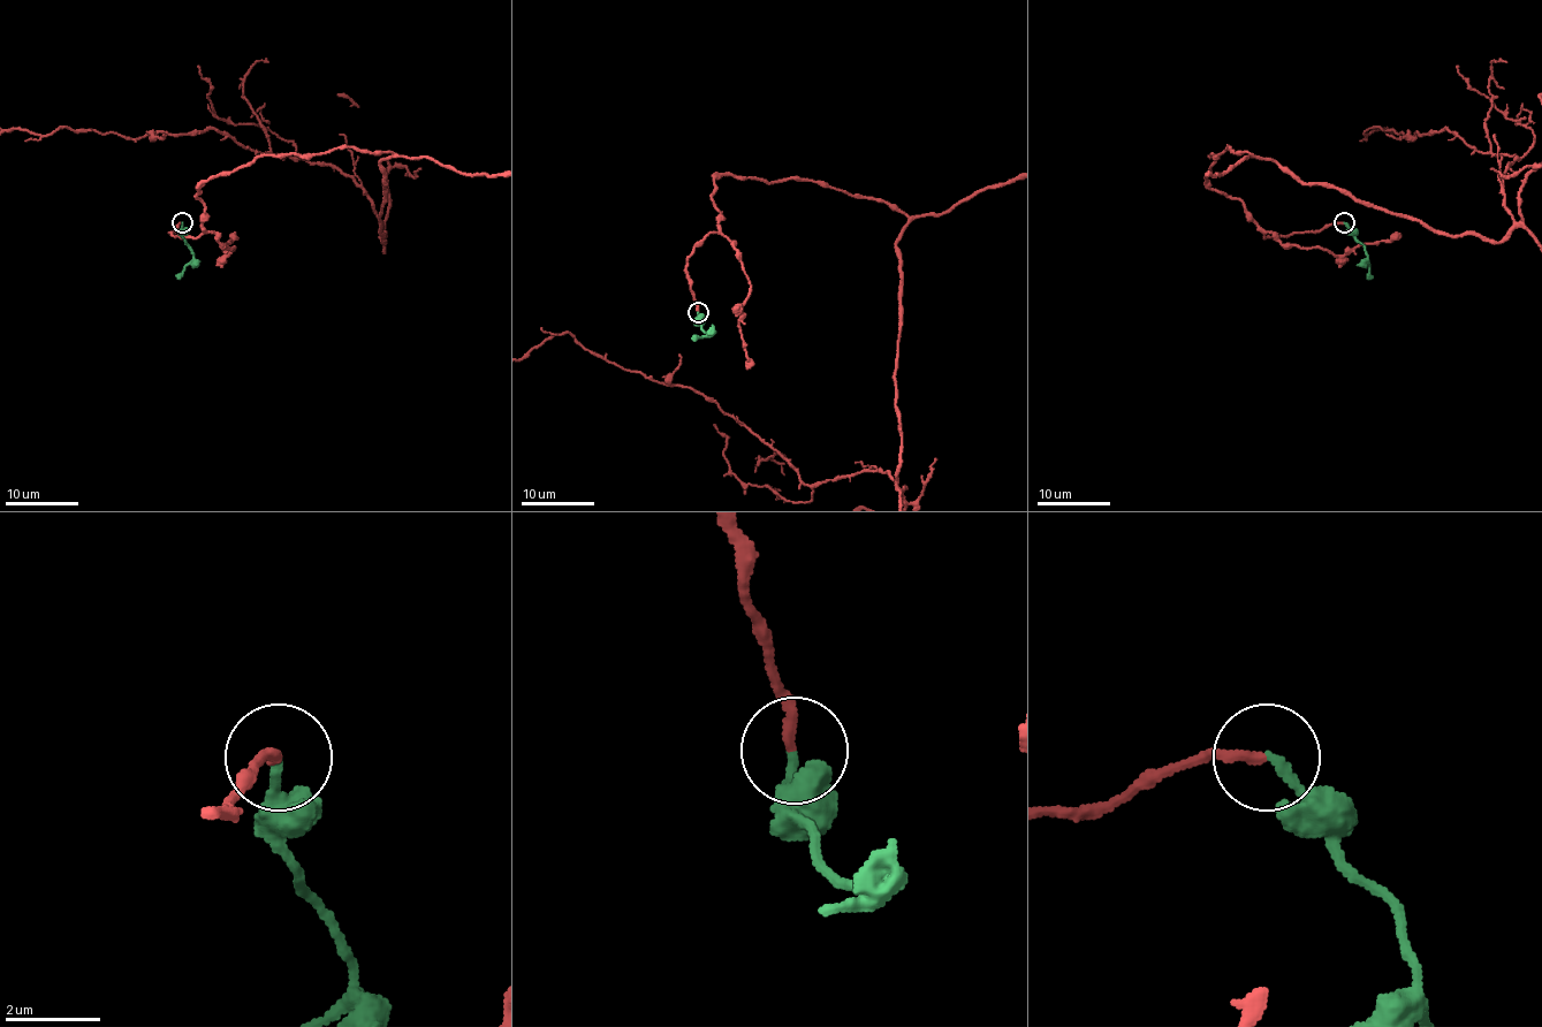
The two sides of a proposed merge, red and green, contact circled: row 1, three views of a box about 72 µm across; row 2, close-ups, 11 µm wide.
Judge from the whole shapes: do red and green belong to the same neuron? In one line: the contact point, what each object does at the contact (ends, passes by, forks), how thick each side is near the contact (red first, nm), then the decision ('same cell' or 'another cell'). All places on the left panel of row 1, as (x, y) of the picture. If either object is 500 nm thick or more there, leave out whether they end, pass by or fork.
(182, 222) | red ends | green ends | 220/200 nm | same cell

